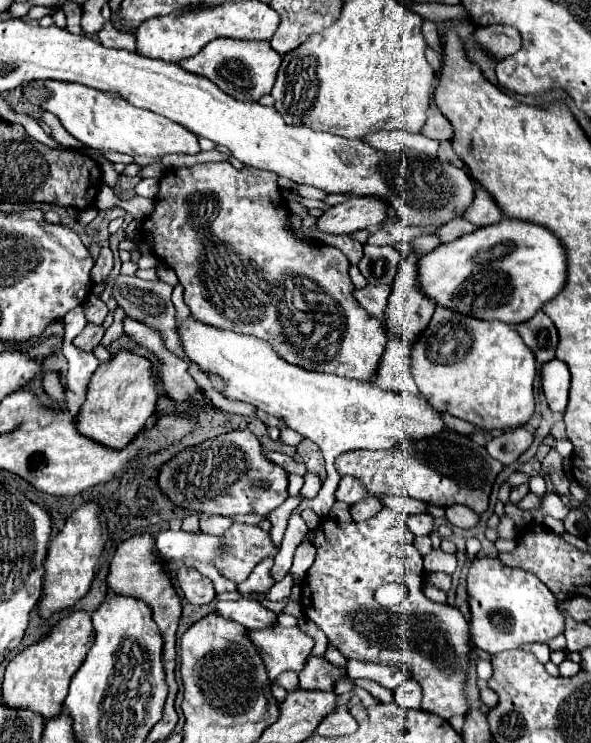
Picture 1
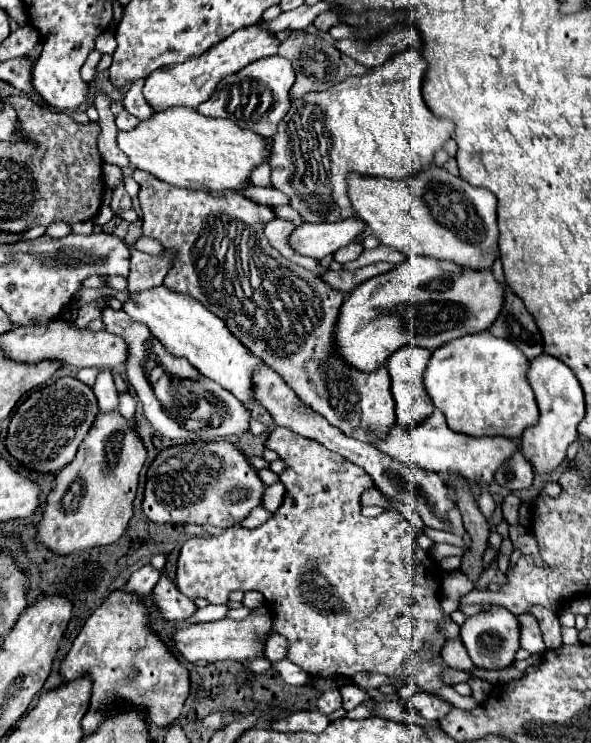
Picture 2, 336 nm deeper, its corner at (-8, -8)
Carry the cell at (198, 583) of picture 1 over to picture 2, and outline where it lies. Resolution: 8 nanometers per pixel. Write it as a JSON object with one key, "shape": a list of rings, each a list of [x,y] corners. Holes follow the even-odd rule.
{"shape":[[[275,428],[269,438],[265,440],[265,448],[273,450],[279,454],[279,458],[285,462],[285,470],[279,476],[279,480],[285,484],[285,498],[283,504],[273,512],[273,516],[253,528],[253,530],[239,530],[239,526],[235,528],[227,528],[223,530],[223,534],[219,536],[195,536],[189,538],[179,554],[179,562],[177,562],[177,588],[181,588],[181,592],[185,596],[189,596],[191,600],[195,598],[205,598],[209,600],[209,604],[225,604],[227,602],[227,594],[231,590],[257,590],[265,596],[267,608],[273,614],[273,626],[271,626],[271,634],[283,634],[289,640],[289,660],[295,662],[297,666],[301,666],[309,676],[313,678],[329,678],[329,676],[343,676],[343,678],[351,678],[357,672],[367,672],[367,674],[385,674],[391,678],[397,676],[411,676],[413,682],[417,686],[421,686],[423,690],[435,690],[439,686],[443,686],[441,682],[441,670],[447,668],[447,664],[443,662],[441,656],[435,656],[431,660],[421,660],[417,664],[409,664],[407,658],[415,652],[419,652],[423,648],[423,644],[427,640],[431,640],[437,632],[441,632],[445,636],[445,640],[451,638],[459,638],[459,626],[455,622],[441,622],[441,606],[439,606],[439,596],[437,592],[441,590],[441,568],[439,564],[435,564],[431,560],[431,556],[425,550],[413,550],[411,548],[411,538],[417,534],[417,530],[409,524],[409,520],[405,520],[396,510],[385,510],[382,514],[368,518],[361,514],[361,494],[365,490],[373,488],[374,482],[359,466],[353,466],[349,460],[345,460],[341,454],[333,454],[329,452],[325,446],[317,444],[315,440],[309,440],[301,434],[295,434],[287,428]]]}

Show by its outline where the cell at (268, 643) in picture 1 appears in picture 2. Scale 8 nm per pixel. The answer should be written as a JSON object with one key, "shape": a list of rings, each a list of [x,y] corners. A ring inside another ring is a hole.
{"shape":[[[265,606],[255,608],[245,620],[235,622],[229,618],[217,620],[217,622],[205,622],[205,624],[193,624],[193,626],[185,626],[181,630],[177,630],[171,638],[175,648],[179,650],[179,654],[187,660],[187,662],[203,662],[203,664],[211,664],[217,660],[249,660],[255,656],[263,656],[263,648],[265,648],[265,638],[269,634],[271,628],[271,614],[265,610]]]}

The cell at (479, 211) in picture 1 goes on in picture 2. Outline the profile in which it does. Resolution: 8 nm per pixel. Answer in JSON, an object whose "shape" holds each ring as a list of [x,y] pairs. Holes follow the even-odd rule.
{"shape":[[[495,260],[493,264],[493,276],[497,278],[499,284],[503,284],[505,288],[505,304],[497,316],[497,320],[491,324],[489,332],[497,338],[509,340],[511,344],[515,344],[529,360],[533,360],[535,356],[539,356],[543,352],[543,340],[541,340],[541,332],[537,330],[535,320],[529,316],[529,312],[525,310],[525,304],[517,298],[517,294],[511,292],[511,288],[505,284],[505,276],[503,276],[503,266],[499,260]]]}

